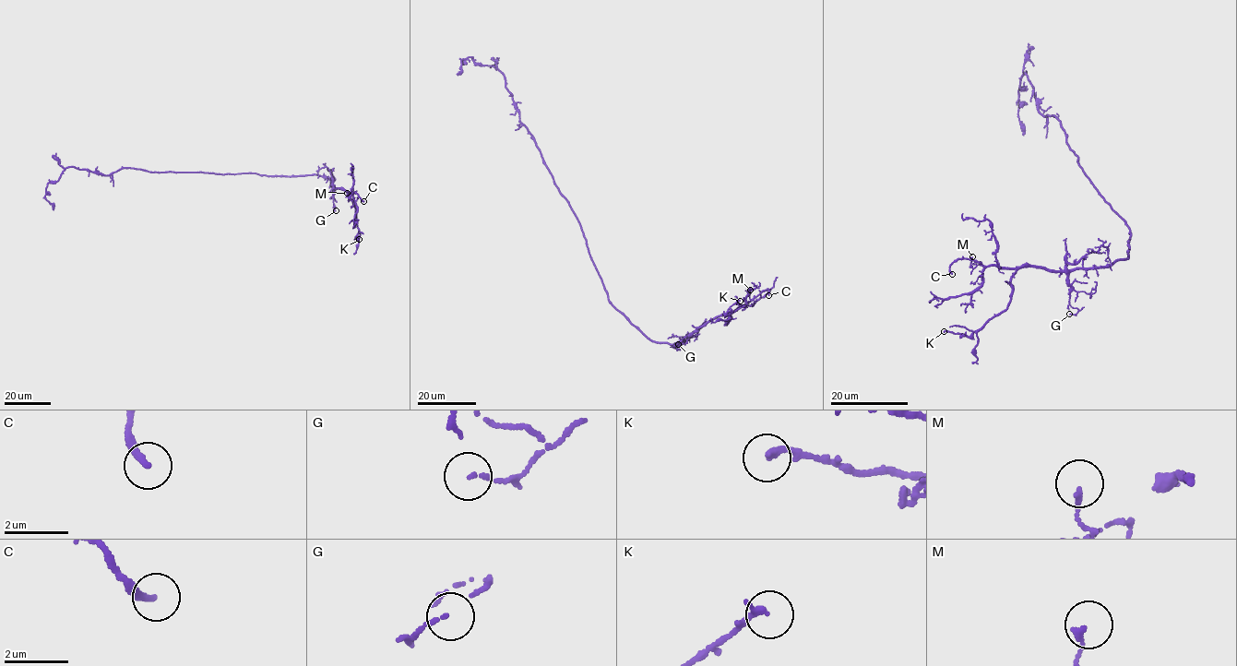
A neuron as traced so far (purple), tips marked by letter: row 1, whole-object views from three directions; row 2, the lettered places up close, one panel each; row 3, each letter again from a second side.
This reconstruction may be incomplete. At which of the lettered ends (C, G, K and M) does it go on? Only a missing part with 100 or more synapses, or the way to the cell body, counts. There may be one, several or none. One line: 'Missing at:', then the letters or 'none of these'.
Missing at: C

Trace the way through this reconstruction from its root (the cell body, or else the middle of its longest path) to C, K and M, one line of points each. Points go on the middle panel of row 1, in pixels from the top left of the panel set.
C: (593, 262), (612, 305), (660, 343), (679, 346), (699, 327), (745, 305), (764, 291), (768, 290), (768, 295)
K: (593, 262), (612, 305), (658, 342), (679, 346), (725, 315), (726, 325), (727, 310), (740, 301)
M: (593, 262), (612, 305), (648, 338), (660, 343), (681, 344), (699, 327), (745, 305), (751, 300), (750, 290)

